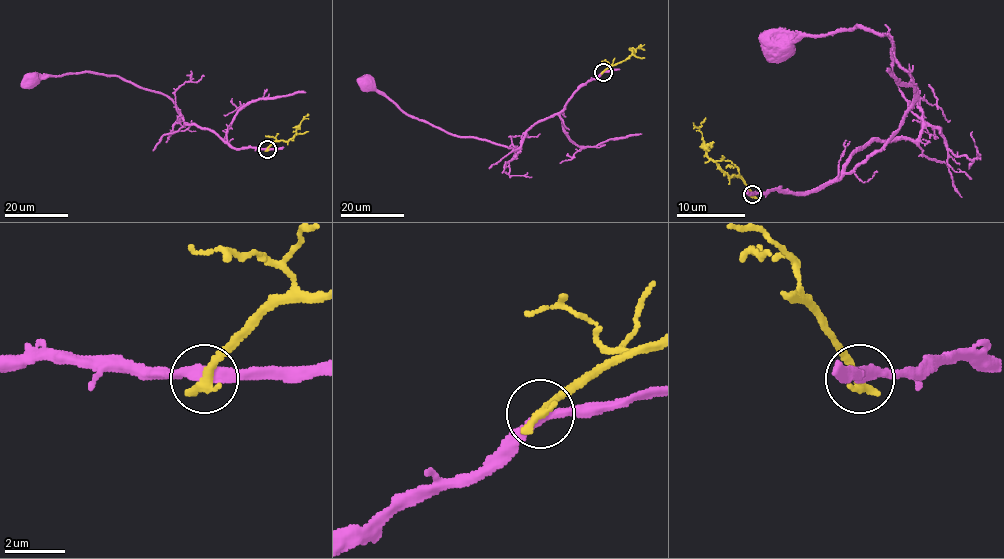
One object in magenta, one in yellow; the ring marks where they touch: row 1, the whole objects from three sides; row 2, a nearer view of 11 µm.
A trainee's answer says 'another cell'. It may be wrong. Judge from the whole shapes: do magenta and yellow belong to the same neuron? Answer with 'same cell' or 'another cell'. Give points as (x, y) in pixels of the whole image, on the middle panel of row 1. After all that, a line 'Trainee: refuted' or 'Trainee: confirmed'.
another cell
Trainee: confirmed

